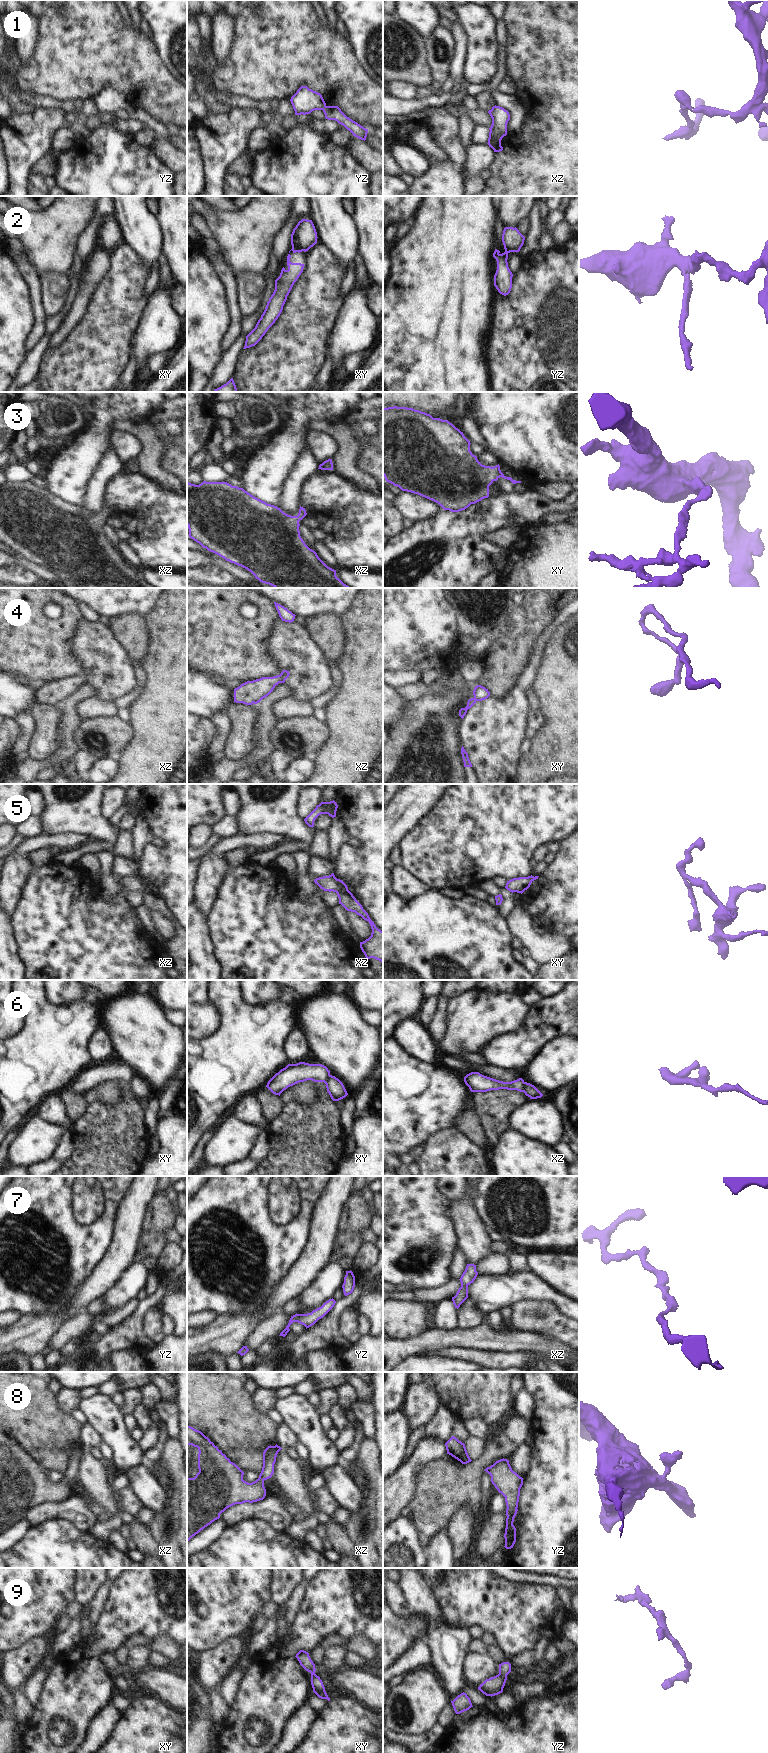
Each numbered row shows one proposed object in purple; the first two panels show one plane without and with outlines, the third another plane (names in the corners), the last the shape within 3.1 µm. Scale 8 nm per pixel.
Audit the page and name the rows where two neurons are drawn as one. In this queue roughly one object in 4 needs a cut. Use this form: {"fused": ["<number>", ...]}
{"fused": ["5", "6"]}

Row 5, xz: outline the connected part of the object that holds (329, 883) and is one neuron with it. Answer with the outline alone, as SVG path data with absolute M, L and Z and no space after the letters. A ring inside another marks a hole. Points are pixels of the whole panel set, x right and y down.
M332 873L329 876L316 878L314 882L324 891L329 891L329 892L333 891L336 893L340 891L340 886L337 882L337 878L335 877L334 873Z

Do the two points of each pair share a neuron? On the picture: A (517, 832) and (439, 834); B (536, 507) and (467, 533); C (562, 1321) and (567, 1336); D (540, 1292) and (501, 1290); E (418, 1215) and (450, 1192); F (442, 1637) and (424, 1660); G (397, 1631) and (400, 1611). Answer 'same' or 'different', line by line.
A: same
B: same
C: same
D: same
E: different
F: different
G: different

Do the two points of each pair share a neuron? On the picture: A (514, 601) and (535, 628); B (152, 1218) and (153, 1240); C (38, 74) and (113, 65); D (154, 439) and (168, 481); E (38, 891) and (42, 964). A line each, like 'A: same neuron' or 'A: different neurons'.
A: different neurons
B: same neuron
C: same neuron
D: same neuron
E: same neuron

